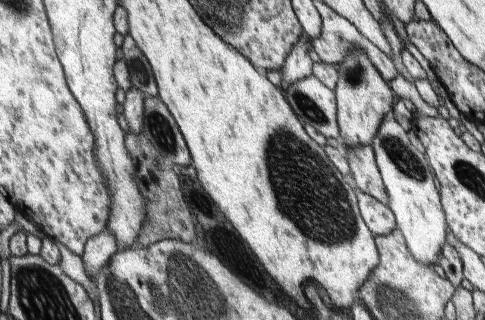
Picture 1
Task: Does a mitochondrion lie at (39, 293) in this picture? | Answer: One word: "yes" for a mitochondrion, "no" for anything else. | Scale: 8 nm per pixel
yes

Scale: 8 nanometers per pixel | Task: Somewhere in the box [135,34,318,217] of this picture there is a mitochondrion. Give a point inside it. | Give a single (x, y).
(159, 127)

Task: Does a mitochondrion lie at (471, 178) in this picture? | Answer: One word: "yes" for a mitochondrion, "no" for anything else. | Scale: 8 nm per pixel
yes

